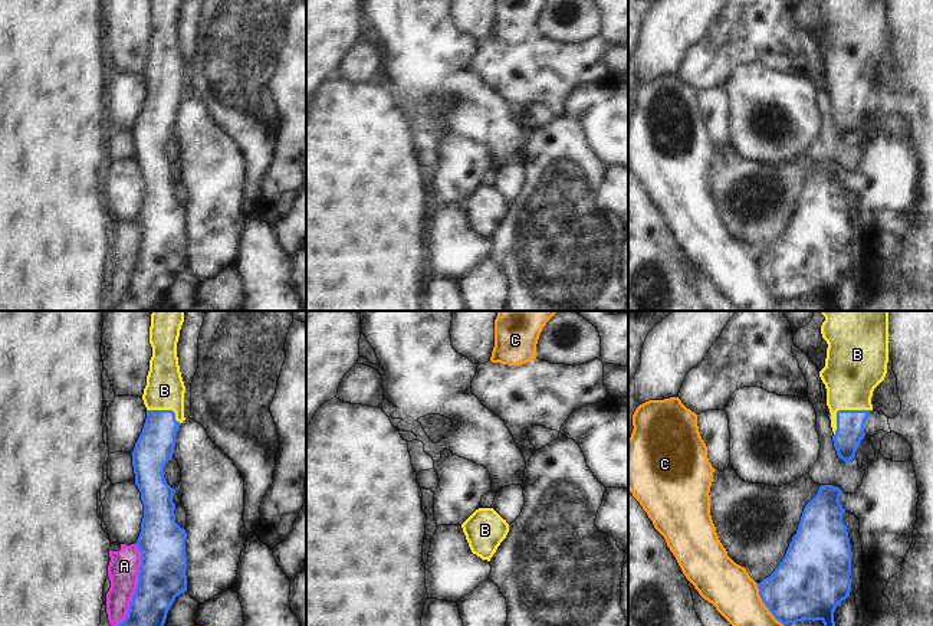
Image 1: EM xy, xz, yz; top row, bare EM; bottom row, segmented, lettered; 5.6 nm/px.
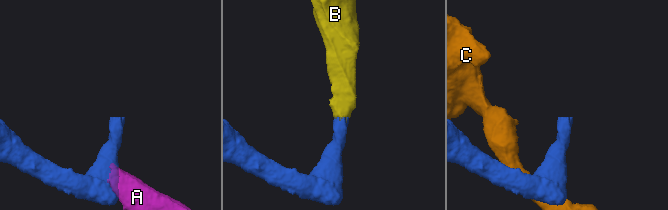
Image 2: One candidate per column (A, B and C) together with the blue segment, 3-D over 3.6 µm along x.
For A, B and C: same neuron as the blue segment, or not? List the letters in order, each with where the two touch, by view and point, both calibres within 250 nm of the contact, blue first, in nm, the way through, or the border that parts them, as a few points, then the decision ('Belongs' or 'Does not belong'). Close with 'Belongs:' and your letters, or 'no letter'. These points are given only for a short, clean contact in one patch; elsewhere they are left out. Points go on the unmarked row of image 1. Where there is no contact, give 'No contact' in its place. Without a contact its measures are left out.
A: Touches blue at xy (137, 264). Thickness 260 nm (blue) against 170 nm. Does not belong
B: Touches blue at yz (841, 88). Thickness 160 nm (blue) against 320 nm. Path across: yz (850, 101), (841, 88), (848, 81), (853, 46). Belongs
C: Touches blue at yz (765, 282). Thickness 380 nm (blue) against 280 nm. Boundary: yz (755, 261), (764, 282), (784, 302). Does not belong
Belongs: B.

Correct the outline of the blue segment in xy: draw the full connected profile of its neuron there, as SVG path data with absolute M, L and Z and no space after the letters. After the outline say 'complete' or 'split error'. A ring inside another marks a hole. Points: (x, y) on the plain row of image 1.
M151 0L150 22L152 35L142 78L147 85L147 96L142 109L132 128L135 163L141 170L144 196L137 224L141 229L138 260L132 273L127 295L114 305L112 311L161 311L167 291L175 275L187 269L187 210L175 200L175 181L171 165L164 155L164 144L173 135L175 114L184 95L185 63L181 55L177 20L183 0Z; split error

